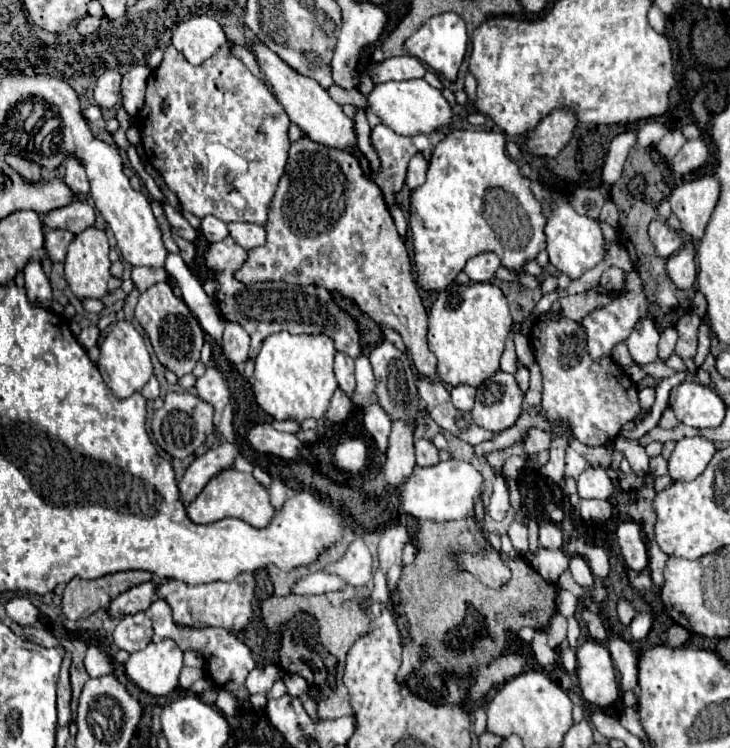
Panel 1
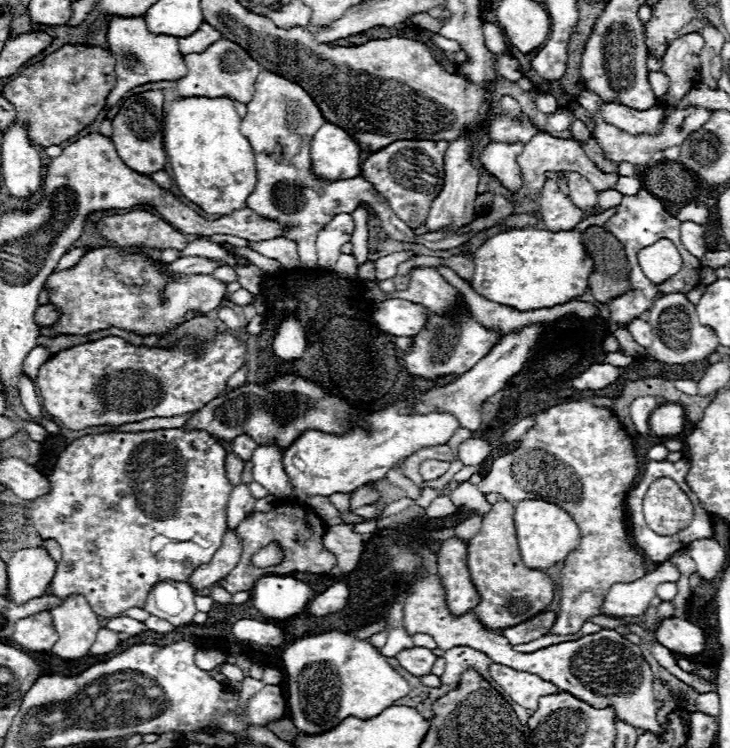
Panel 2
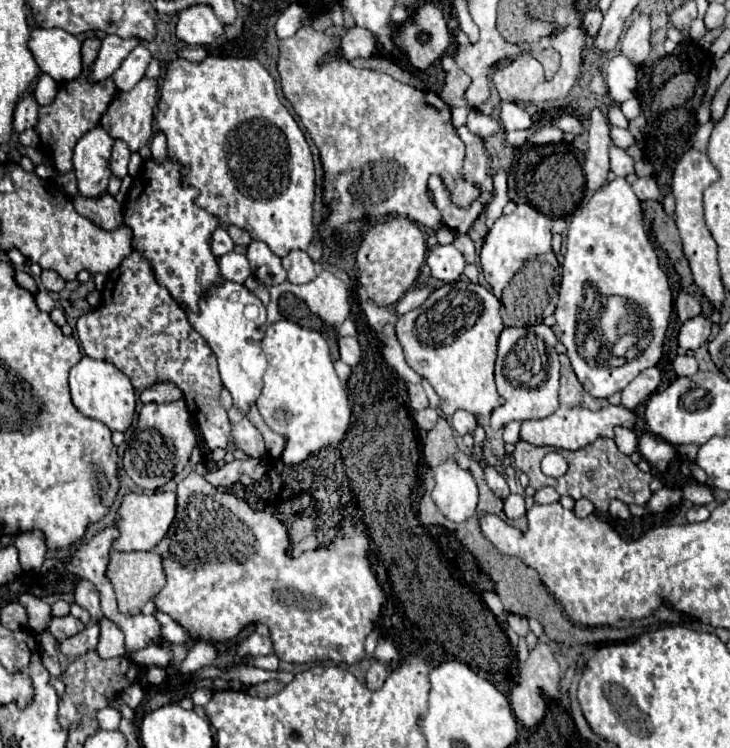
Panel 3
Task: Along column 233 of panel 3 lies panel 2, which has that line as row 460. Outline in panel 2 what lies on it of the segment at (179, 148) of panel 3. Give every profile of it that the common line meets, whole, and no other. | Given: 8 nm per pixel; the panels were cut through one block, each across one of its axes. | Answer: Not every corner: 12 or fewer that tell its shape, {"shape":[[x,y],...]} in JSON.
{"shape":[[182,428],[66,446],[34,528],[52,594],[144,608],[222,546],[226,450]]}

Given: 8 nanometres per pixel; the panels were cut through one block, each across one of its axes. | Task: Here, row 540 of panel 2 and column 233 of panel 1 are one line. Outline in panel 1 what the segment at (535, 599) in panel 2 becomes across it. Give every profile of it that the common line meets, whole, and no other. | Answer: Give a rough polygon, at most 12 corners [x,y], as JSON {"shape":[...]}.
{"shape":[[222,470],[188,504],[196,524],[240,518],[266,528],[268,490],[248,472]]}

